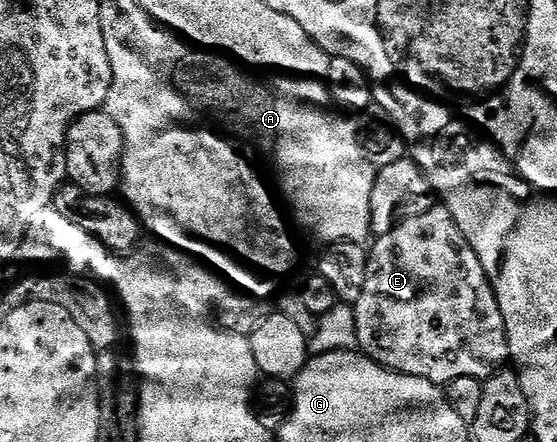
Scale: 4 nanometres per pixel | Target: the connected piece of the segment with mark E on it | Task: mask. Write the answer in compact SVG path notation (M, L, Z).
M436 206L432 210L428 210L428 214L420 214L416 218L408 218L404 222L400 222L395 228L388 230L388 234L377 237L369 245L366 258L364 294L360 294L360 298L353 307L356 318L358 348L371 360L376 361L383 368L390 368L393 372L403 372L405 376L419 376L439 386L445 386L456 378L464 378L465 376L479 378L493 376L494 373L503 371L510 360L510 343L506 333L506 323L504 322L504 314L498 305L494 287L490 285L490 279L476 254L476 250L472 250L468 238L462 233L460 226L454 221L452 214L445 206Z

